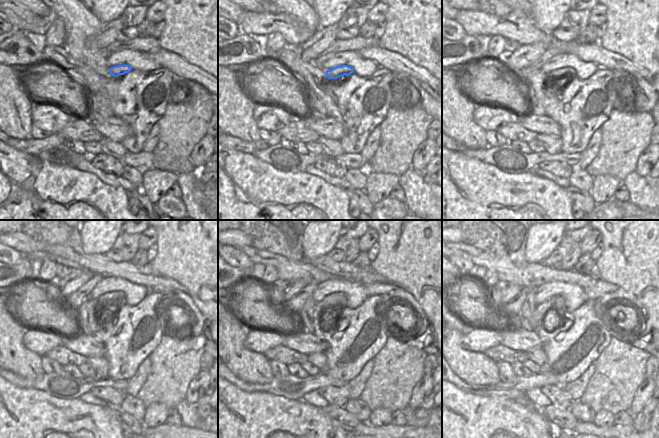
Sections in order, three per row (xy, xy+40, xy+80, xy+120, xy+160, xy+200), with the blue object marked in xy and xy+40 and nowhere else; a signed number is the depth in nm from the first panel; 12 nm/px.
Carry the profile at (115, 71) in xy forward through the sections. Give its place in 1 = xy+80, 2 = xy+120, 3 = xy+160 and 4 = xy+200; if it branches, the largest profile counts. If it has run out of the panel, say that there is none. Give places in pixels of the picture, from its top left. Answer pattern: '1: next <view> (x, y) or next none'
1: next xy+80 (566, 74)
2: next xy+120 (116, 299)
3: next xy+160 (338, 300)
4: next xy+200 (539, 313)

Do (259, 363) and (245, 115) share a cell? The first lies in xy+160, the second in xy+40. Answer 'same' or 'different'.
same

